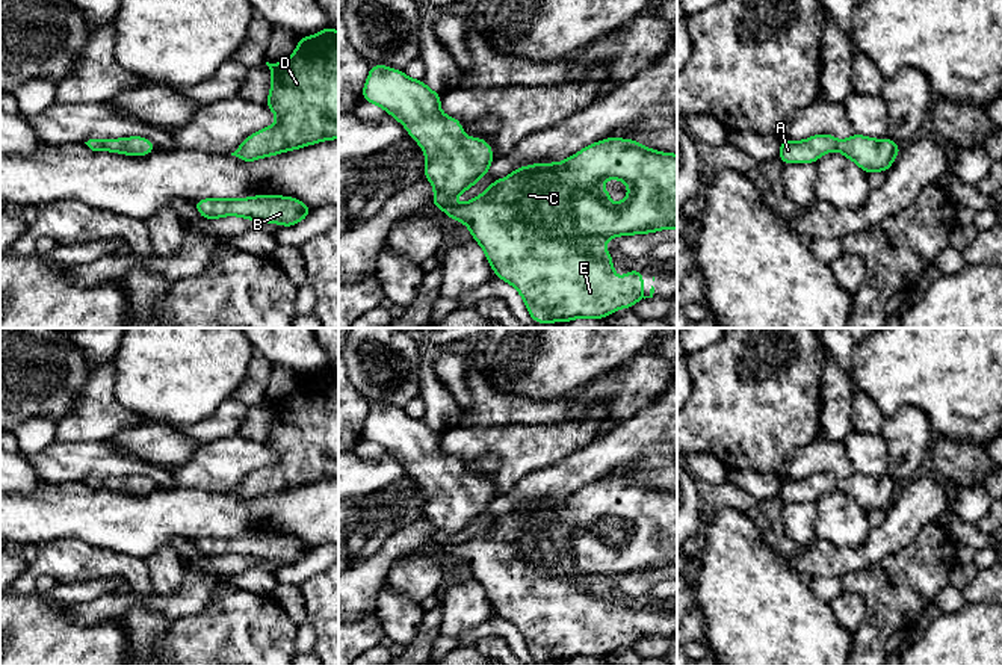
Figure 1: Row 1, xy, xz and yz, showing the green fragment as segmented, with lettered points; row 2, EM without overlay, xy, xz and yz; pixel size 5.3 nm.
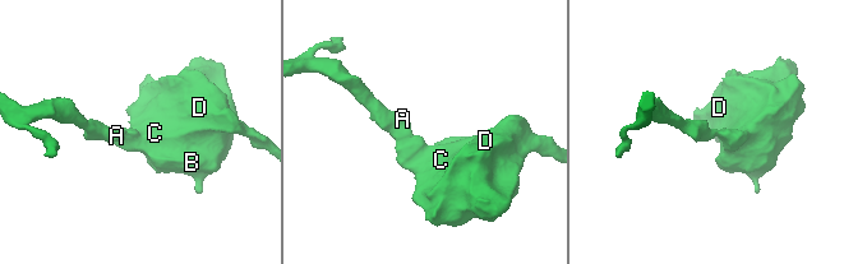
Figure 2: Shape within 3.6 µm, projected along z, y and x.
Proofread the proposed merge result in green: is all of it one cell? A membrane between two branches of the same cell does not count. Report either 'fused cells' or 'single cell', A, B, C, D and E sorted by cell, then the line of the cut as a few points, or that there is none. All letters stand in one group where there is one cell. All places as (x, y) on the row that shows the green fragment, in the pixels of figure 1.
single cell; A B C D E; no cut

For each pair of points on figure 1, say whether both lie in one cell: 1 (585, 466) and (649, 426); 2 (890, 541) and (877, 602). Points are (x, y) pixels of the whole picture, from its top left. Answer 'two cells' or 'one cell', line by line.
1: one cell
2: two cells

